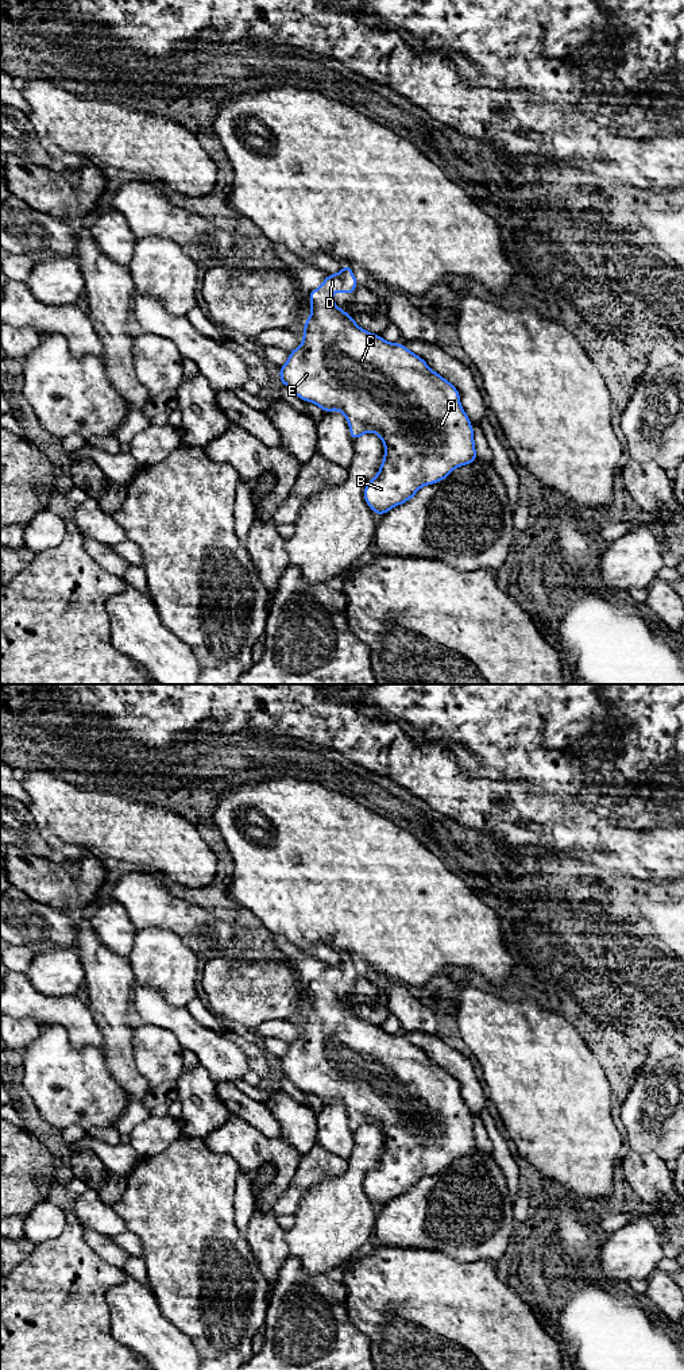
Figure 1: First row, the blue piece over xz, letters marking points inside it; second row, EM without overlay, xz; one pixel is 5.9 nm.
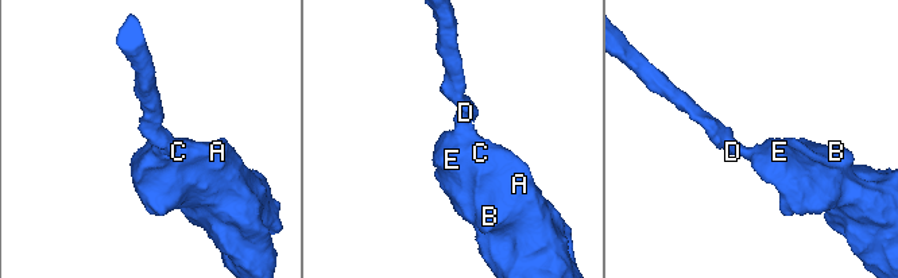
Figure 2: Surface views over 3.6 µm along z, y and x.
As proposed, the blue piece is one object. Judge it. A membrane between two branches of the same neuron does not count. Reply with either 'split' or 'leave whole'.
leave whole

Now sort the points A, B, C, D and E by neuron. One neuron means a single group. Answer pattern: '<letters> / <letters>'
A B C D E

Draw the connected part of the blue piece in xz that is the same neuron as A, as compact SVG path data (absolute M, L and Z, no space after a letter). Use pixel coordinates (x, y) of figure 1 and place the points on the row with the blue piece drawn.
M343 265L340 273L328 274L318 289L309 292L312 309L302 327L304 340L289 352L287 362L279 367L279 379L300 400L318 405L322 413L340 410L347 418L353 441L368 432L380 437L384 444L383 462L379 472L367 482L363 498L375 514L383 516L410 501L422 486L438 483L456 467L474 463L478 455L472 422L460 404L460 391L402 343L389 343L382 335L360 328L353 316L344 312L344 306L339 309L335 305L335 292L344 292L349 297L356 287L352 267Z

